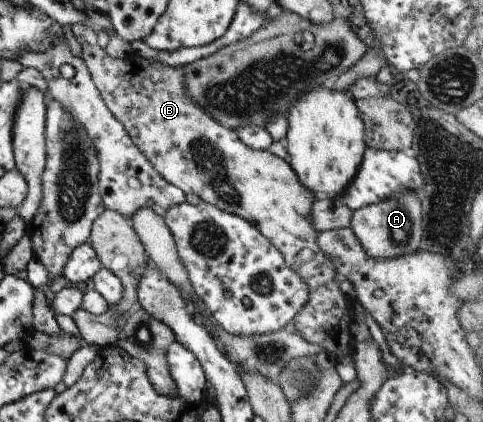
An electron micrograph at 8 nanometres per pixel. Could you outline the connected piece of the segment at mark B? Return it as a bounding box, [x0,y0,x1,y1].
[70,23,356,358]

